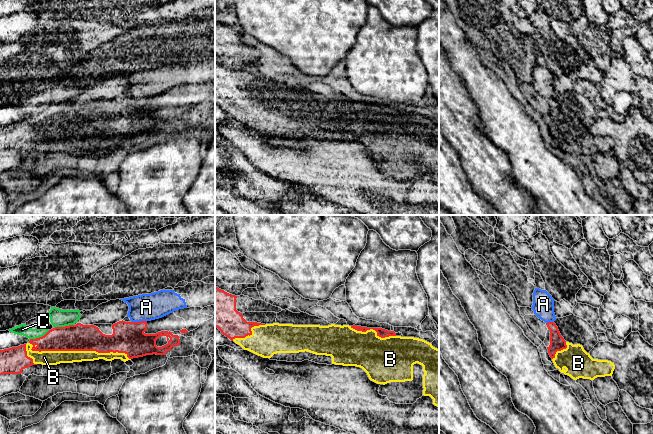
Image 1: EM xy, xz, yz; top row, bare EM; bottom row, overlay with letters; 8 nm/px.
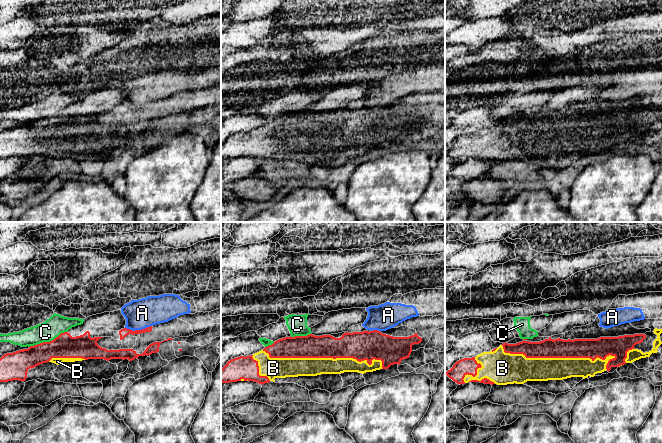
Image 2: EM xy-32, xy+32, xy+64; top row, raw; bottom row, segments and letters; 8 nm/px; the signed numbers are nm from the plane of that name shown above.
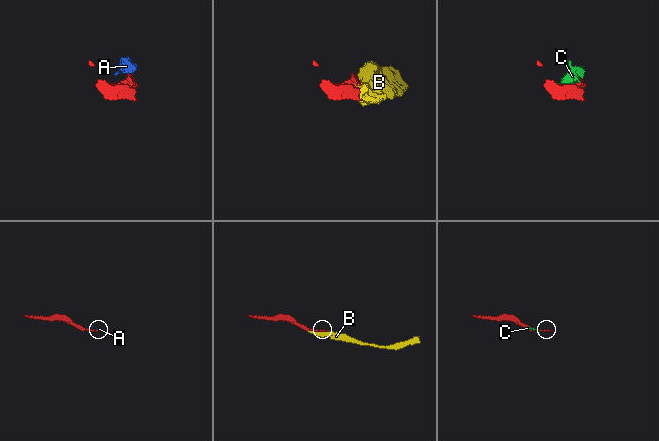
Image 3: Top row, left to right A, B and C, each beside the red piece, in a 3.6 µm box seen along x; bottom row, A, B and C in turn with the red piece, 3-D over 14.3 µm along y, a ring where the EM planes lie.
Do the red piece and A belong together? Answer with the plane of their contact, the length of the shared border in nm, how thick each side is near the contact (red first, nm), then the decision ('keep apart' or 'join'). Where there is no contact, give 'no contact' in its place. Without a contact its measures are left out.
xy | 120 nm | 260/220 nm | keep apart

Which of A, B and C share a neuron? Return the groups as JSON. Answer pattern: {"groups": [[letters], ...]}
{"groups": [["A"], ["B"], ["C"]]}

